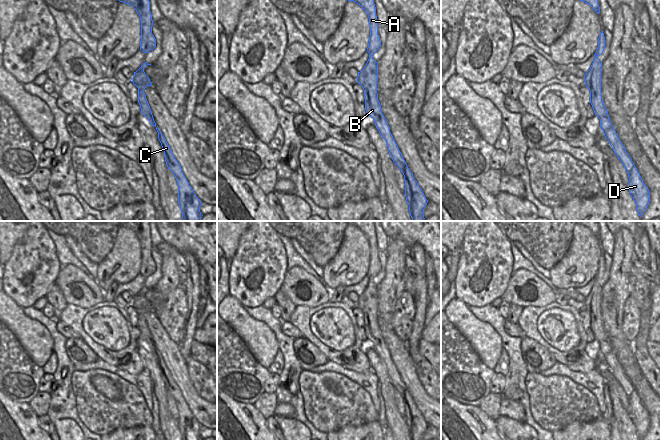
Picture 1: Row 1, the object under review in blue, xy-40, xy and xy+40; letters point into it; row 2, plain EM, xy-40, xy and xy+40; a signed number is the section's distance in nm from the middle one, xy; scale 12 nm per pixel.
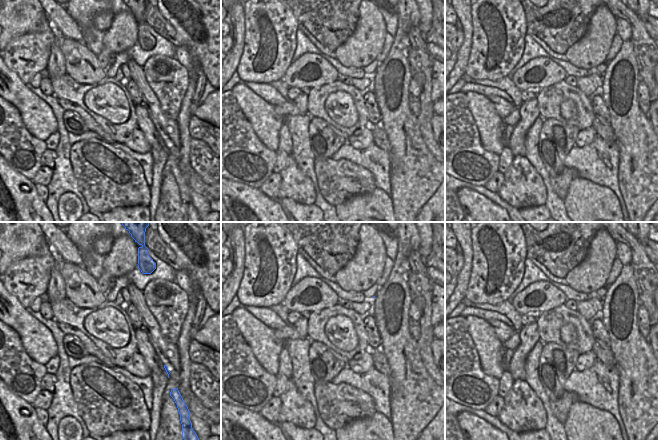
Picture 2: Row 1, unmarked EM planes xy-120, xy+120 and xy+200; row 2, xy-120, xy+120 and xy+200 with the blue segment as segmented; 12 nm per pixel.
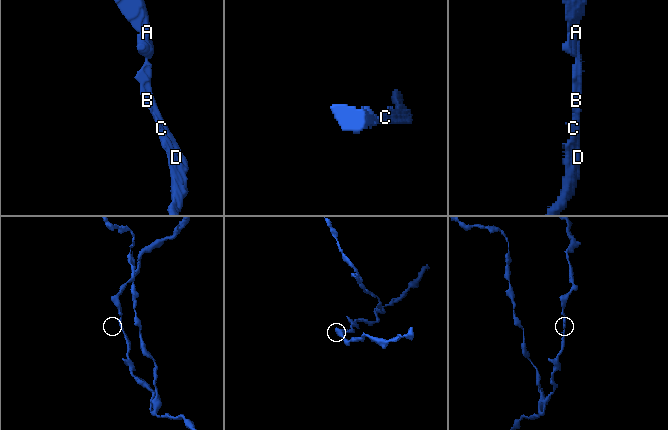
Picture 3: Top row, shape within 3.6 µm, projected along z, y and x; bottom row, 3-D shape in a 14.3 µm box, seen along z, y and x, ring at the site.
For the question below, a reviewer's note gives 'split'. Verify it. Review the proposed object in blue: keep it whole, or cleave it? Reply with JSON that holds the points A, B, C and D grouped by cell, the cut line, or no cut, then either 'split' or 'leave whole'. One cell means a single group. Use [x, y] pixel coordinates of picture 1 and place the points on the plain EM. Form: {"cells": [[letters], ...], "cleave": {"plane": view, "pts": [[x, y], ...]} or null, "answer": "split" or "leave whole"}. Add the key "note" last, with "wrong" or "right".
{"cells": [["A", "B", "C", "D"]], "cleave": null, "answer": "leave whole", "note": "wrong"}

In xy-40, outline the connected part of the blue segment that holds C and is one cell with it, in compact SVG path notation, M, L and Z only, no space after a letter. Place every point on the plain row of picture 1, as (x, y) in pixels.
M156 351L158 356L158 363L164 375L165 386L177 405L178 409L178 428L181 433L182 440L203 440L200 436L202 426L194 417L192 411L189 409L186 401L184 400L181 389L175 383L170 370L168 369L164 359Z

